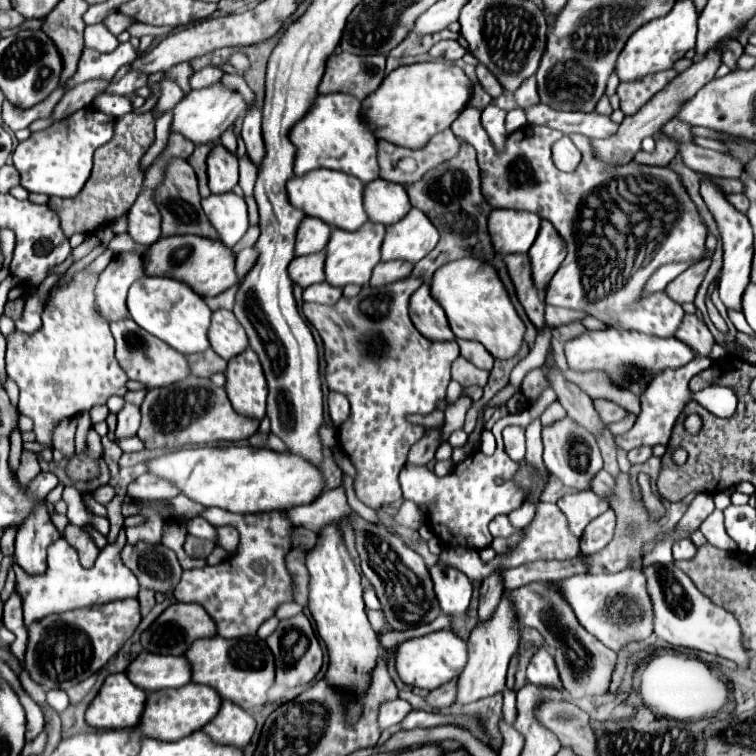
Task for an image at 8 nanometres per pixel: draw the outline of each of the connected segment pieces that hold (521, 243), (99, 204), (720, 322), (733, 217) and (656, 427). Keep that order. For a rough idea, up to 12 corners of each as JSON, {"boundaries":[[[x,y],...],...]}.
{"boundaries":[[[492,210],[488,232],[498,254],[528,252],[540,218]],[[128,112],[72,200],[52,196],[66,236],[130,210],[154,116]],[[716,280],[709,286],[706,307],[711,321],[721,332],[727,325],[711,301]],[[722,188],[700,194],[724,242],[720,298],[740,308],[750,282],[752,228]],[[704,358],[656,374],[616,448],[668,446]]]}

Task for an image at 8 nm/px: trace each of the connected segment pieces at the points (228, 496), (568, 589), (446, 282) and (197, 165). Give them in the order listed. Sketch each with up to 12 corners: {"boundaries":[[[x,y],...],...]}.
{"boundaries":[[[252,446],[166,452],[148,472],[228,512],[314,502],[322,472]],[[642,570],[558,588],[578,622],[620,652],[654,628]],[[460,258],[430,292],[456,338],[496,360],[518,352],[526,328],[494,266]],[[214,144],[196,146],[188,158],[198,176],[200,196],[210,194],[206,178],[206,156]]]}

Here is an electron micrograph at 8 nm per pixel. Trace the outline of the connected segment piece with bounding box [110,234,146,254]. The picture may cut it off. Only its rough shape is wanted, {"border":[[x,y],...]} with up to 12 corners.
{"border":[[120,234],[110,242],[116,254],[136,250],[138,254],[146,246],[136,244],[128,234]]}

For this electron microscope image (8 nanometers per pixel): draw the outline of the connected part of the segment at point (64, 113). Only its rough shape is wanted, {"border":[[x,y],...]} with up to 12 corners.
{"border":[[88,80],[66,90],[52,118],[68,118],[90,106],[108,80]]}

